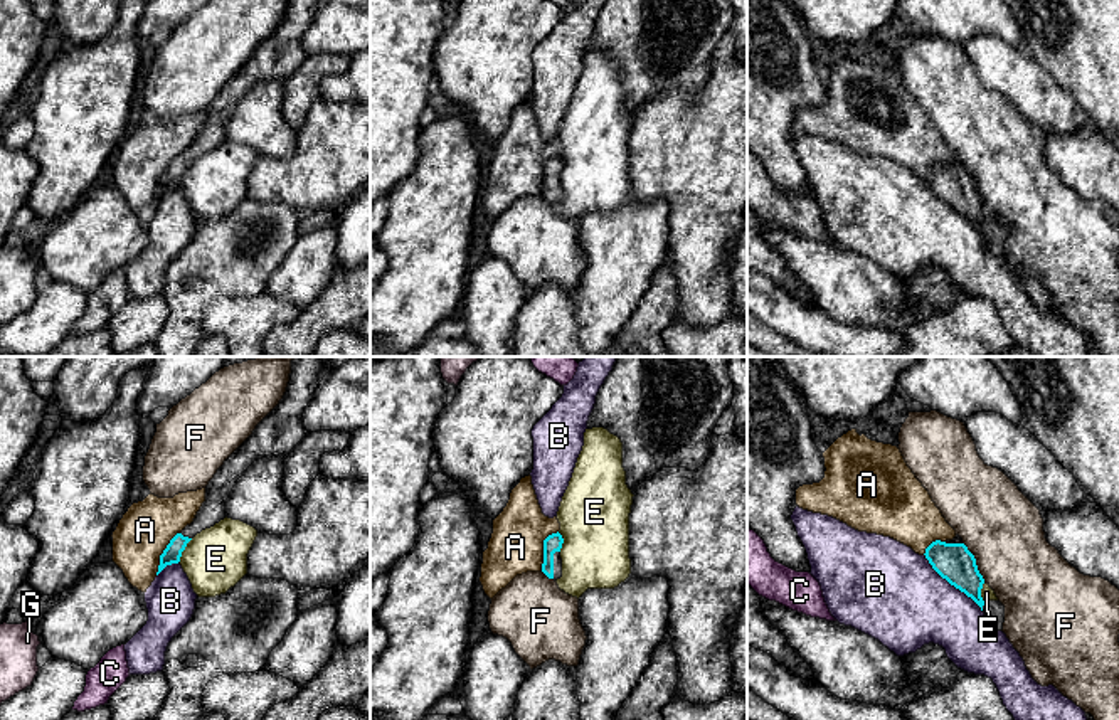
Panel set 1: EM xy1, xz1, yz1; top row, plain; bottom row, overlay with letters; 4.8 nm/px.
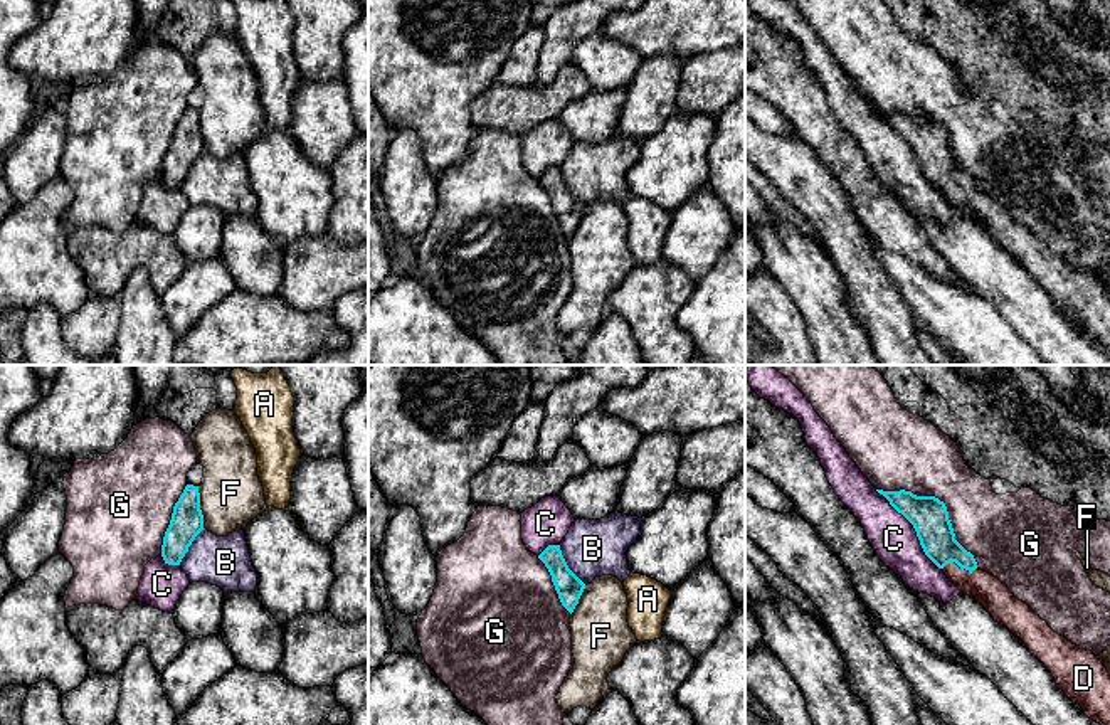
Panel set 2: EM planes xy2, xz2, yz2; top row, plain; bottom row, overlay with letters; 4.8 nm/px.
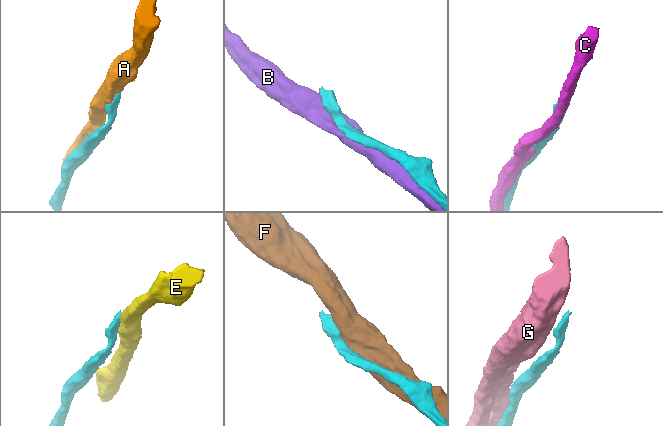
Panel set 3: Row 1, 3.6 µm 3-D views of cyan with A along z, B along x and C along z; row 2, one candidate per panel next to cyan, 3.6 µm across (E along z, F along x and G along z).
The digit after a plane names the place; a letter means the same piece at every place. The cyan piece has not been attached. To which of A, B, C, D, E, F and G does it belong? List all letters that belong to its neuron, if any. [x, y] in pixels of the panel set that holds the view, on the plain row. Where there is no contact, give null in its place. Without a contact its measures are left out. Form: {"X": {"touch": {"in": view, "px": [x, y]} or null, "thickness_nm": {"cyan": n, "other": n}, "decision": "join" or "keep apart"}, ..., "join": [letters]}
{"A": {"touch": {"in": "xy1", "px": [162, 177]}, "thickness_nm": {"cyan": 90, "other": 260}, "decision": "keep apart"}, "B": {"touch": {"in": "yz1", "px": [951, 207]}, "thickness_nm": {"cyan": 180, "other": 420}, "decision": "keep apart"}, "C": {"touch": {"in": "yz2", "px": [914, 150]}, "thickness_nm": {"cyan": 180, "other": 220}, "decision": "keep apart"}, "D": {"touch": {"in": "yz2", "px": [959, 189]}, "thickness_nm": {"cyan": 170, "other": 150}, "decision": "join"}, "E": {"touch": {"in": "xy1", "px": [184, 172]}, "thickness_nm": {"cyan": 90, "other": 300}, "decision": "keep apart"}, "F": {"touch": {"in": "xy2", "px": [199, 130]}, "thickness_nm": {"cyan": 160, "other": 300}, "decision": "keep apart"}, "G": {"touch": {"in": "yz2", "px": [942, 125]}, "thickness_nm": {"cyan": 180, "other": 340}, "decision": "keep apart"}, "join": ["D"]}

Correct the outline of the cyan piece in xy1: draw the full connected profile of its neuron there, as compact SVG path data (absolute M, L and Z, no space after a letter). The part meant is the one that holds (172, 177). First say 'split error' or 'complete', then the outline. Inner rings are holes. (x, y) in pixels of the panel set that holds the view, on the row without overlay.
split error; M289 0L279 27L256 49L252 57L224 84L205 109L205 124L194 145L177 156L163 177L156 199L178 187L187 167L202 153L225 141L227 121L242 96L261 81L286 79L305 59L303 35L323 0Z

